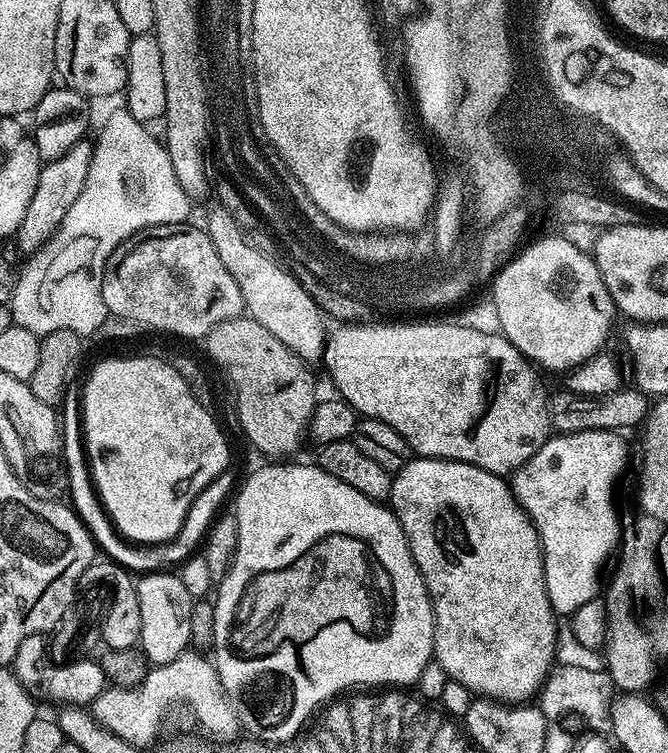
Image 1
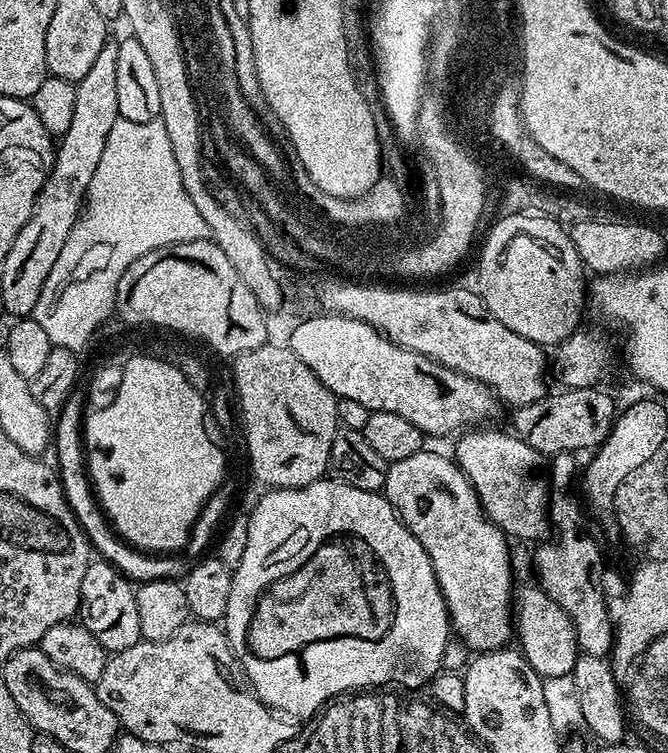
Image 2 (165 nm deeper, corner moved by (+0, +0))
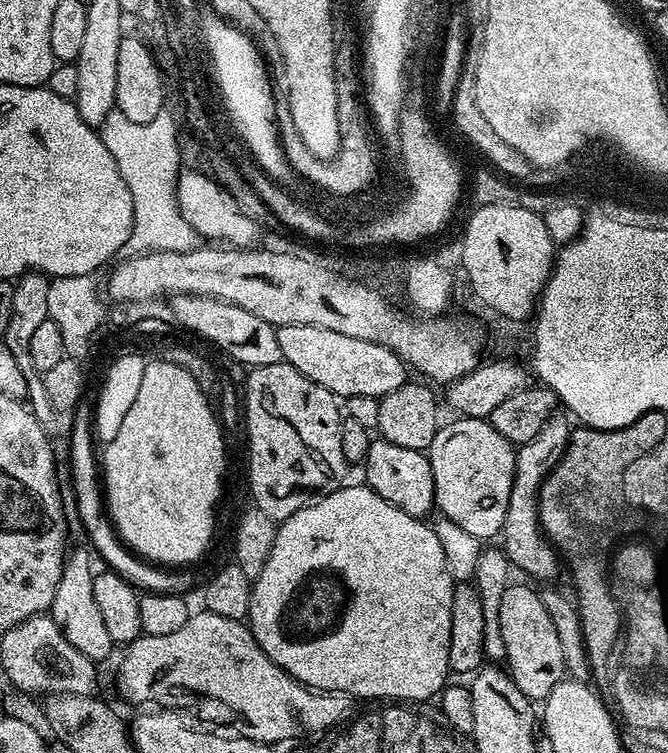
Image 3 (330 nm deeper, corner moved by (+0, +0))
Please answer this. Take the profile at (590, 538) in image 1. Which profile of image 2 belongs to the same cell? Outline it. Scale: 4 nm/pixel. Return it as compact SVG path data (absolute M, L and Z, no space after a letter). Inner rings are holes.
M468 430L455 437L454 459L478 494L485 516L509 537L525 542L543 541L550 532L550 484L545 469L544 472L540 469L540 453L535 452L525 440L520 440L507 431L480 431L484 430Z

